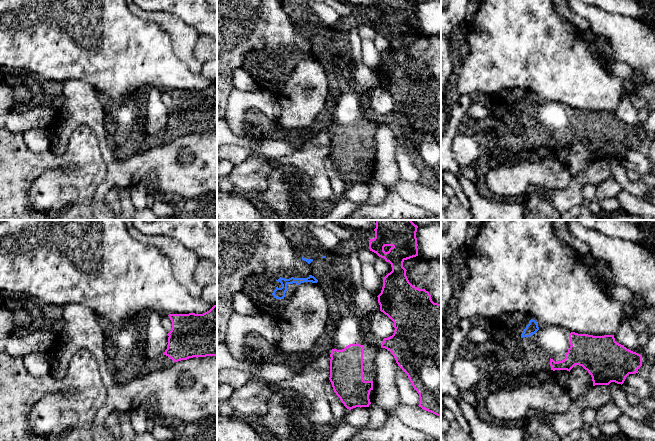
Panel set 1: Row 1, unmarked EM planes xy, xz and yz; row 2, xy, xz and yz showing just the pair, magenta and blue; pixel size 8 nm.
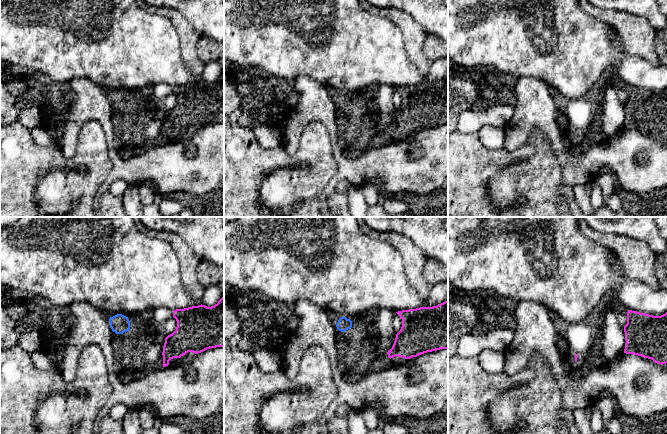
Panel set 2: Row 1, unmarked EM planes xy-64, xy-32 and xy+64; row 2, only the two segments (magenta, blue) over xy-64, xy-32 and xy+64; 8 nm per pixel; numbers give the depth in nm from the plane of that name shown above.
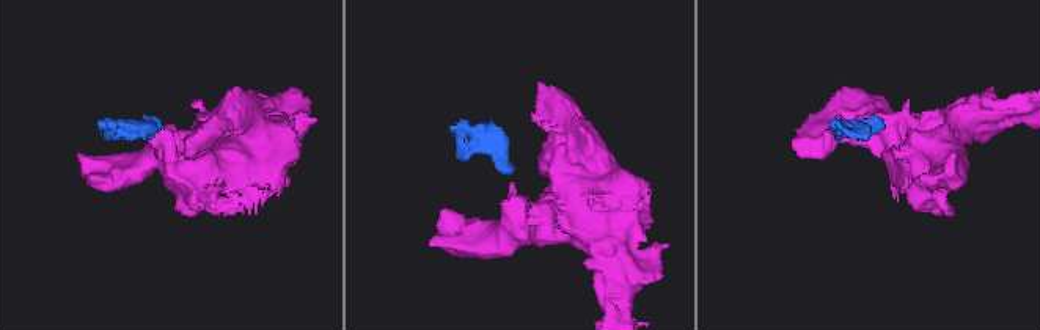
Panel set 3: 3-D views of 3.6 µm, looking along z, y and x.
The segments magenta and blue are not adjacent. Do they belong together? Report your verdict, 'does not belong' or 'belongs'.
belongs

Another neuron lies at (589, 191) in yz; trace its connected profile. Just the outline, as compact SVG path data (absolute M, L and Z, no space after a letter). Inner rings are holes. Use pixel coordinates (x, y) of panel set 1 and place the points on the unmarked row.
M587 184L582 189L583 200L591 201L595 198L598 185Z

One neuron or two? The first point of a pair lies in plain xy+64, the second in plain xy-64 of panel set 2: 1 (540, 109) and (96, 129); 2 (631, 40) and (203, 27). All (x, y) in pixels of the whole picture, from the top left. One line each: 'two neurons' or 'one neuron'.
1: two neurons
2: two neurons

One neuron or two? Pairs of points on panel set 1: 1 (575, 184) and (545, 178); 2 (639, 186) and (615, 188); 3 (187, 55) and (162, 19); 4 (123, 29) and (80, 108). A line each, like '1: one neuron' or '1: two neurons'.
1: two neurons
2: two neurons
3: one neuron
4: two neurons

